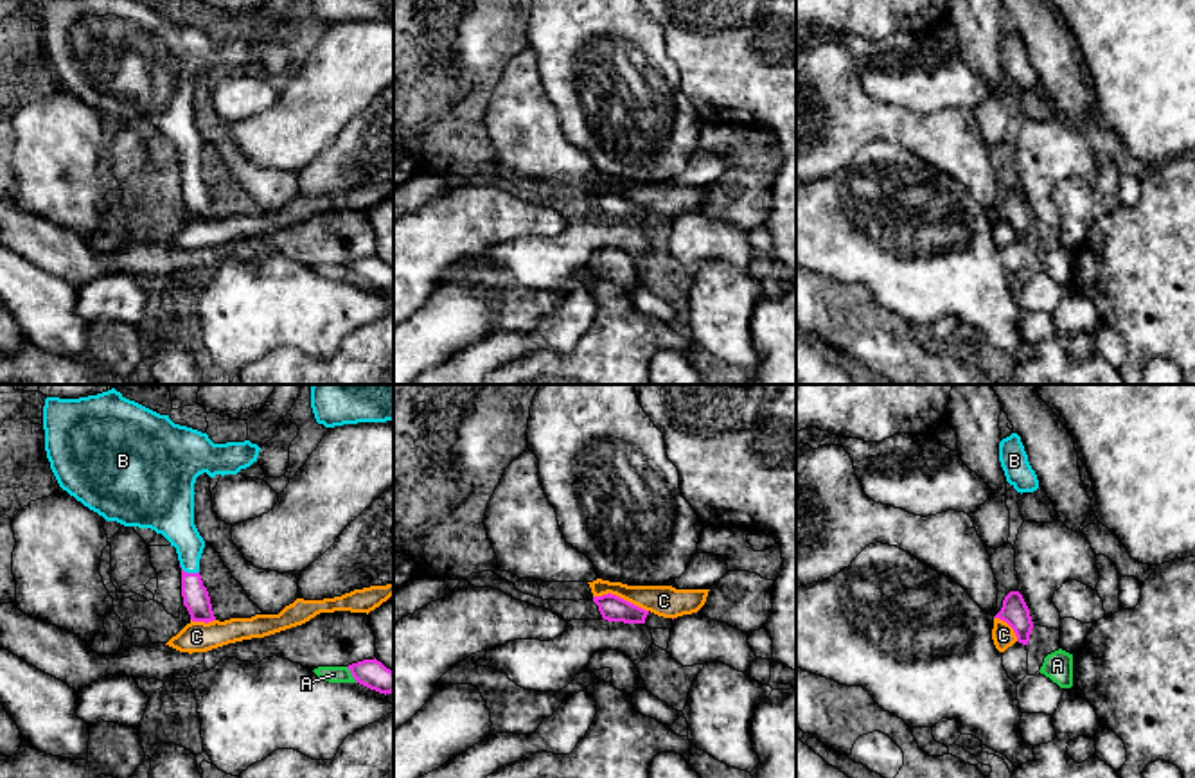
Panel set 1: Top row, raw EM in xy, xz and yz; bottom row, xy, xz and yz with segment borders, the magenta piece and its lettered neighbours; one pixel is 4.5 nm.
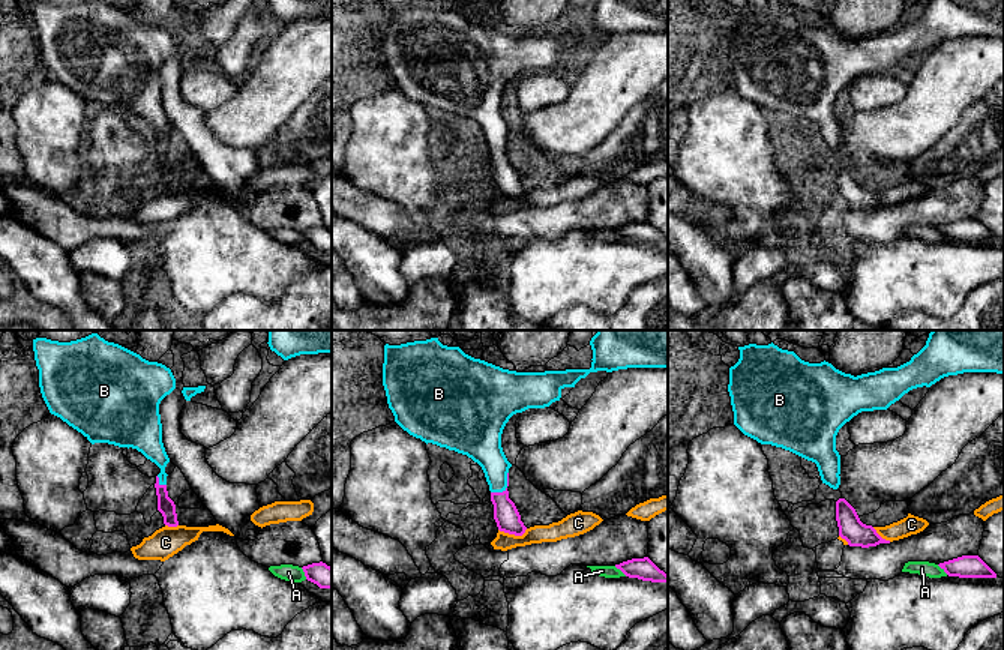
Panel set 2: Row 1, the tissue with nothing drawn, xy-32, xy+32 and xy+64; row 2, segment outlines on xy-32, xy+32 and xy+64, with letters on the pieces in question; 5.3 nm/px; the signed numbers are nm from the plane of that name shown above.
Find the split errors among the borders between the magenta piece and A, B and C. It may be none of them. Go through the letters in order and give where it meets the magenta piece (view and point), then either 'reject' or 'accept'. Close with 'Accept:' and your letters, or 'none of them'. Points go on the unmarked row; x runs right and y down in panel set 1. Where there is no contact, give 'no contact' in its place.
A: contact xy (351, 270); reject
B: contact xy (189, 171); accept
C: contact xz (619, 194); reject
Accept: B

